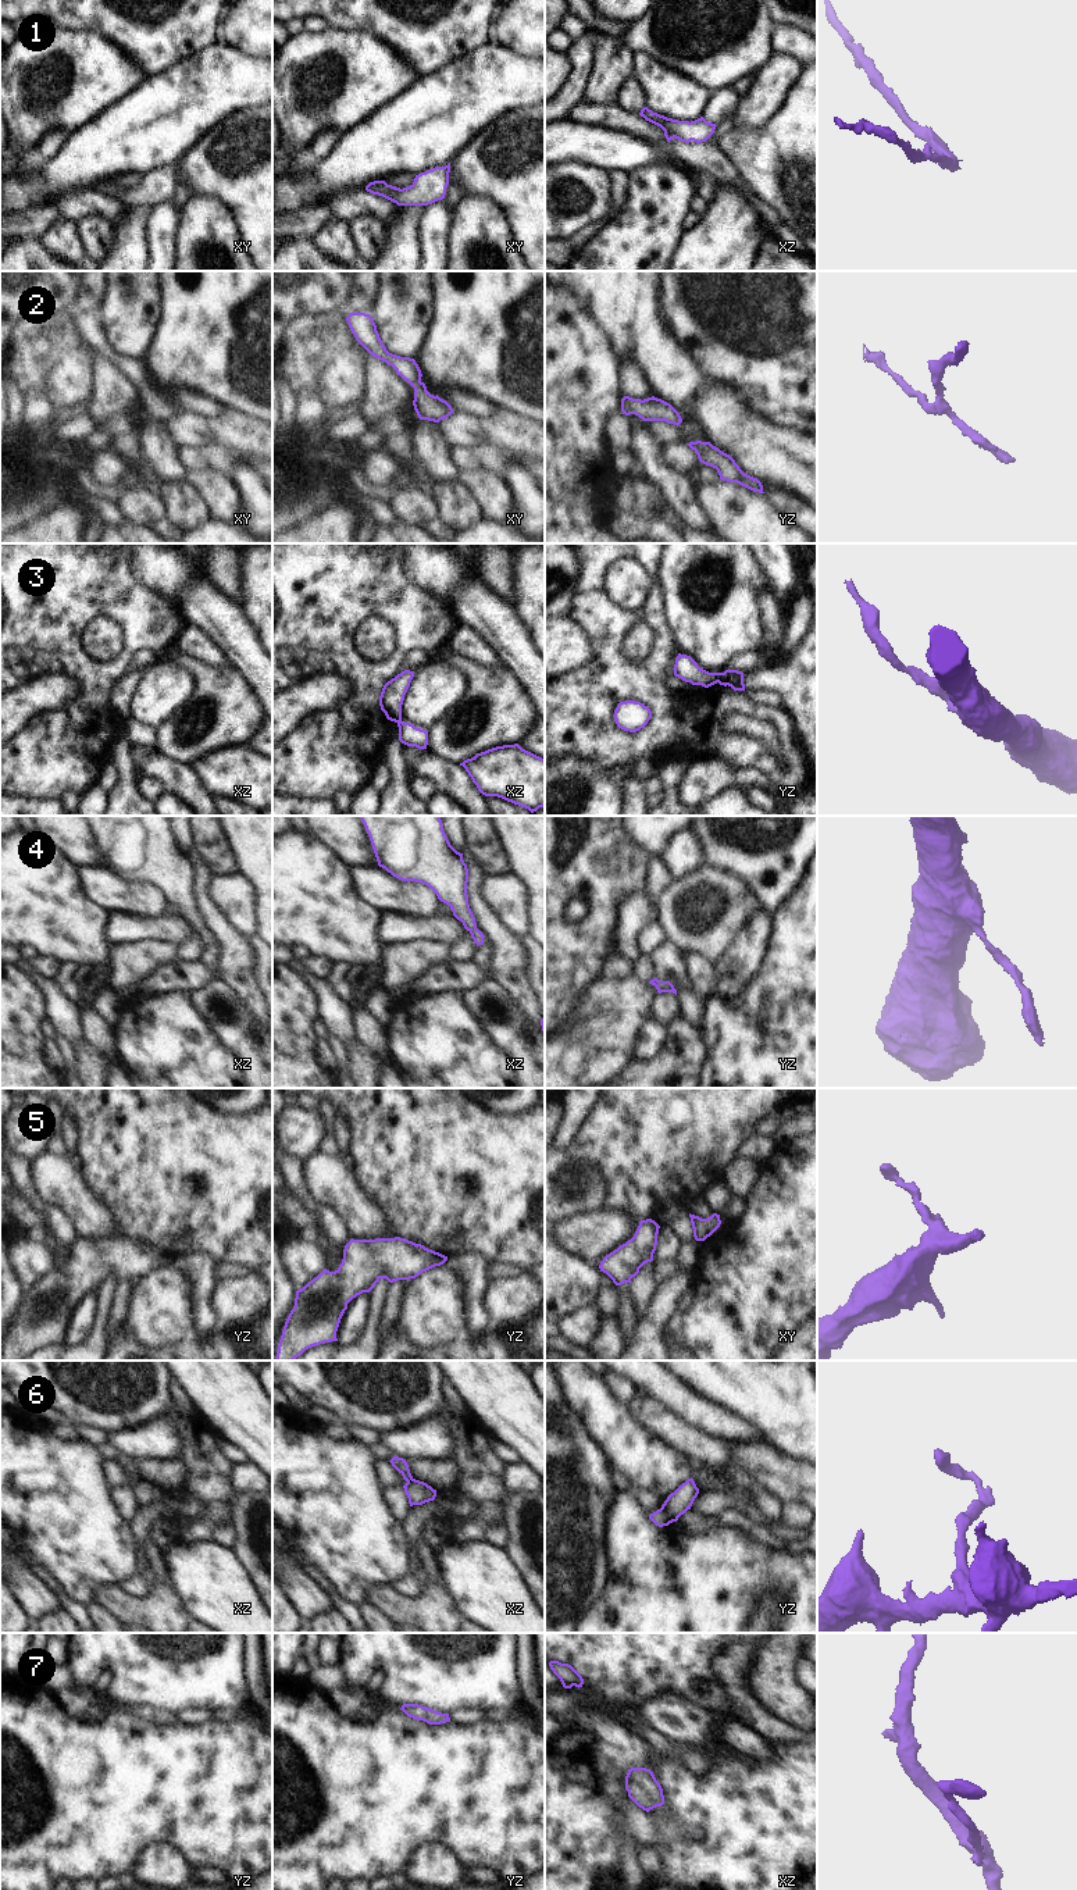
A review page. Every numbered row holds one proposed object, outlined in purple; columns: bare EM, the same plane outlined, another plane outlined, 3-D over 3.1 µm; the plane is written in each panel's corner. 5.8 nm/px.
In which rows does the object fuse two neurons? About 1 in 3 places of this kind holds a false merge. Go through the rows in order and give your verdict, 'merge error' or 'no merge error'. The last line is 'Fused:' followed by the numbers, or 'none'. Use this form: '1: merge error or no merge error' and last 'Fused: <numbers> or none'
1: no merge error
2: no merge error
3: merge error
4: no merge error
5: no merge error
6: merge error
7: no merge error
Fused: 3, 6

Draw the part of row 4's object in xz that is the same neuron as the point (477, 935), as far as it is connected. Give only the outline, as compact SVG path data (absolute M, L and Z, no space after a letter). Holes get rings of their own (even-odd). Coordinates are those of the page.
M360 816L378 866L402 881L429 887L450 906L478 945L485 935L477 928L468 905L468 869L463 853L449 842L441 816Z

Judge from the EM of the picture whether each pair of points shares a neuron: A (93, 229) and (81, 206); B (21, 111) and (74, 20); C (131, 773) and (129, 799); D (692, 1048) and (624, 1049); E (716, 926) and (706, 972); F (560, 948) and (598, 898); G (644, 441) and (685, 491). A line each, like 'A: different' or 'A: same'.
A: different
B: different
C: same
D: different
E: different
F: same
G: same

